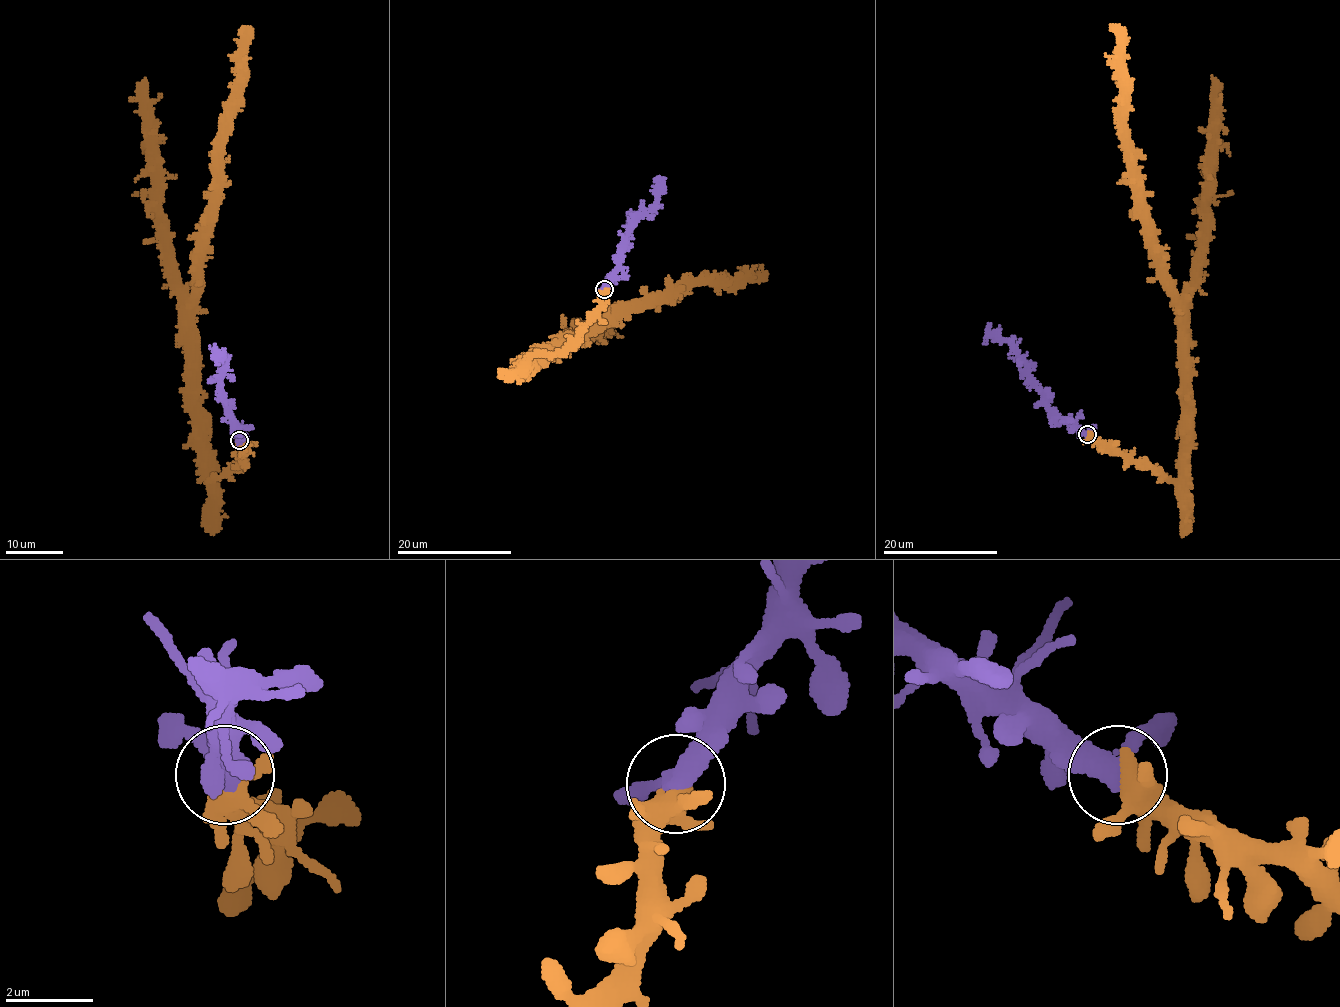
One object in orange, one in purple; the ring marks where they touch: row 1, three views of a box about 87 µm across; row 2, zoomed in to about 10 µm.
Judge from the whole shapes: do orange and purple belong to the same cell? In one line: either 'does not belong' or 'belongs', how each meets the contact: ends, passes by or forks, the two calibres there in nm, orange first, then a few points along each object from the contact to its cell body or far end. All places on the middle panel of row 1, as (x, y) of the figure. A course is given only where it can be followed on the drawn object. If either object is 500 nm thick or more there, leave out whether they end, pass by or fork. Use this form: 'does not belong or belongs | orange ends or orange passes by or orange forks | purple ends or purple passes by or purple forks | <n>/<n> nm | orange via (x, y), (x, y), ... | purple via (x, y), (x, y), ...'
belongs | orange forks | purple passes by | 360/400 nm | orange via (604, 290), (600, 312), (579, 335), (558, 352), (524, 362), (666, 292), (761, 275), (760, 265) | purple via (604, 289), (633, 223), (655, 199), (657, 179)

